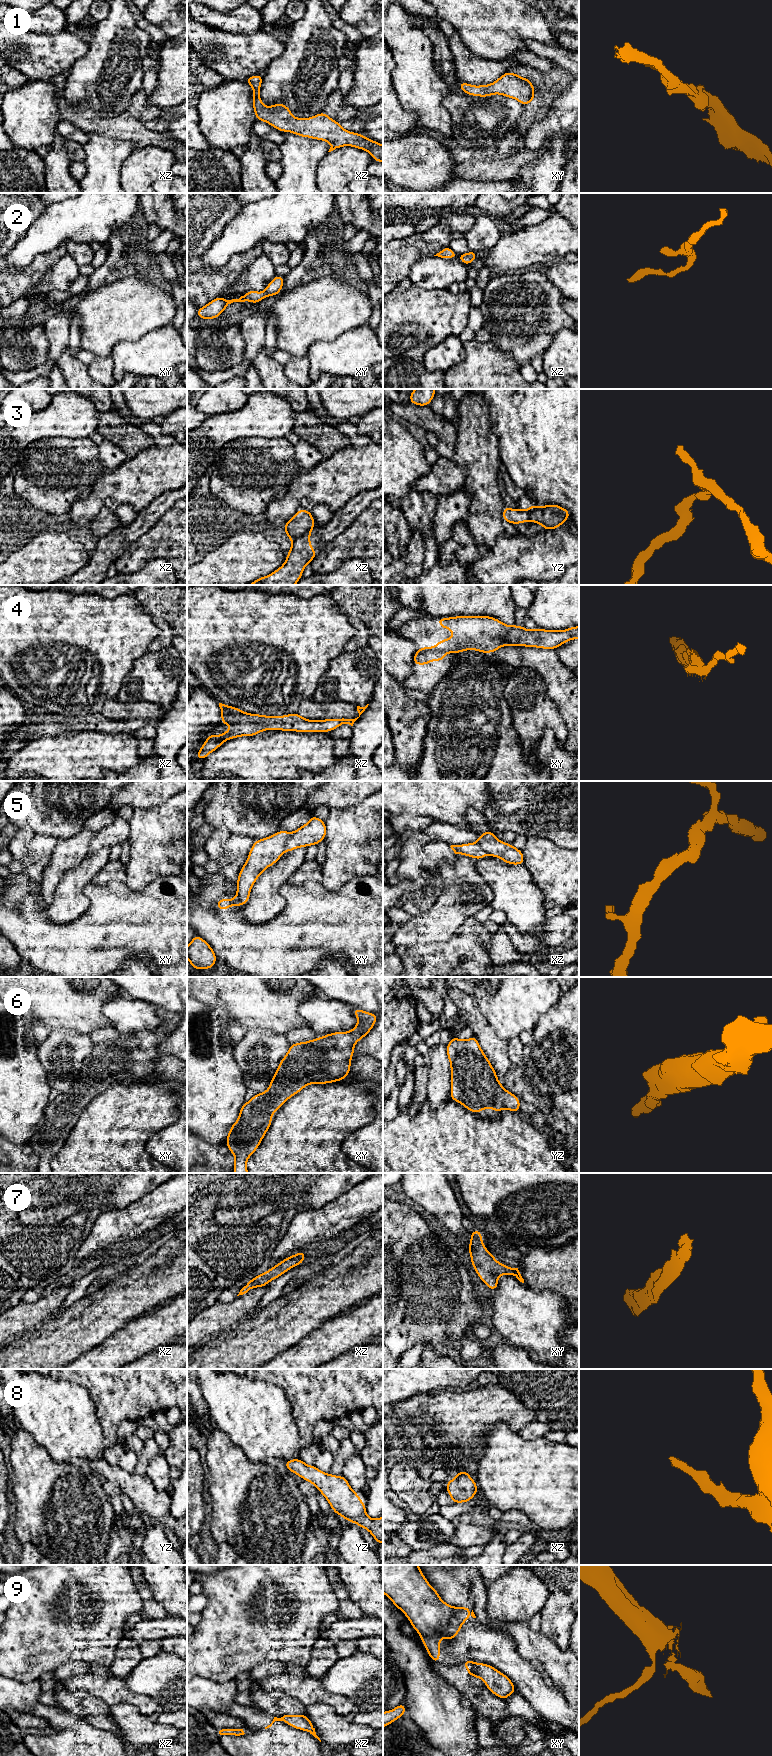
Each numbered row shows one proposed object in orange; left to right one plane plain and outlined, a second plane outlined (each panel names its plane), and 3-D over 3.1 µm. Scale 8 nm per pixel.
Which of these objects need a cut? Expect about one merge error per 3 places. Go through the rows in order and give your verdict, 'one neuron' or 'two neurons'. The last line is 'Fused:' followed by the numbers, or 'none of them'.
1: one neuron
2: one neuron
3: two neurons
4: two neurons
5: two neurons
6: one neuron
7: one neuron
8: one neuron
9: two neurons
Fused: 3, 4, 5, 9

